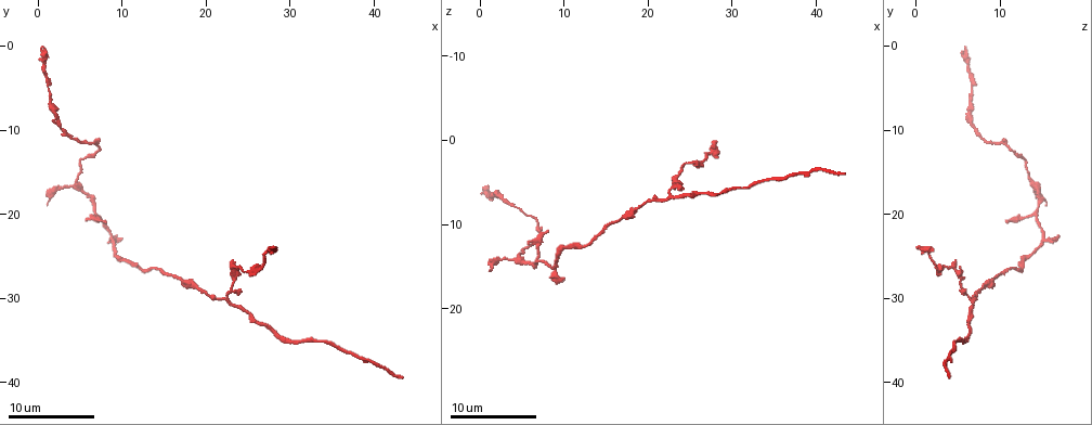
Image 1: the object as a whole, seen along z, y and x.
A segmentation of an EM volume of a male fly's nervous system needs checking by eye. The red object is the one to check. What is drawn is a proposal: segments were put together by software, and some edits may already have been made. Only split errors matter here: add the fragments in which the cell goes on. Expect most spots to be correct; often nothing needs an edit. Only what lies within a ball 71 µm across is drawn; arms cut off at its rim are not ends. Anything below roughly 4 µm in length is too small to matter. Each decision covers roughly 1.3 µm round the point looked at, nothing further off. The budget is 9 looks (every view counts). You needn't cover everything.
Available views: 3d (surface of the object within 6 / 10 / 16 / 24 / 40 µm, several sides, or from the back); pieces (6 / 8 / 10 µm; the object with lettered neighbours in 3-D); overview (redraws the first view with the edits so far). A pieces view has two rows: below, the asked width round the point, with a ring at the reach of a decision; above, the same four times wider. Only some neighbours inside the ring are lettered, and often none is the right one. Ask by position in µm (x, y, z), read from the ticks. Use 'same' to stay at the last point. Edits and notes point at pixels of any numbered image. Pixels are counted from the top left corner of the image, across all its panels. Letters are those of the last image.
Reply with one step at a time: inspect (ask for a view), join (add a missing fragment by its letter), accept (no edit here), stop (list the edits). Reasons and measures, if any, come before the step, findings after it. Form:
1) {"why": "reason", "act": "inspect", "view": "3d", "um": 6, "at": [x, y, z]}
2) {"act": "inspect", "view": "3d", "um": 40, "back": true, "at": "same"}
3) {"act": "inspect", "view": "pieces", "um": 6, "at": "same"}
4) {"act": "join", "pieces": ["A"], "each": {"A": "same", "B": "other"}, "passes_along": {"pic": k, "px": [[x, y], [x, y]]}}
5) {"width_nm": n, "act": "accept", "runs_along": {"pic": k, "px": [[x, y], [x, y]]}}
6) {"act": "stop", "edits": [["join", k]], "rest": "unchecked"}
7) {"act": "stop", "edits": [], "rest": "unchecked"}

{"why": "thin end", "act": "inspect", "view": "pieces", "um": 6, "at": [1.0, 18.6, 15.4]}

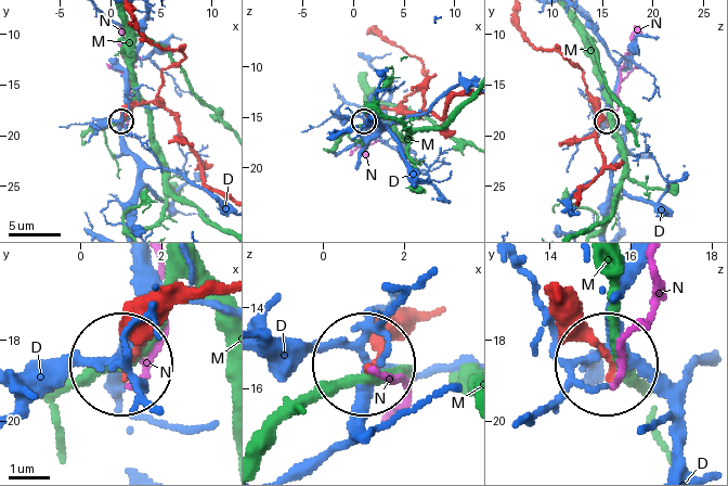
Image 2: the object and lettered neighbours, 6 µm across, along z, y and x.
{"act": "accept", "each": {"D": "other", "M": "other", "N": "other"}, "found": "no lettered fragment goes on from it"}

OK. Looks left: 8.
{"why": "branch stops here", "act": "inspect", "view": "3d", "um": 6, "at": [9.2, 23.0, 16.6]}

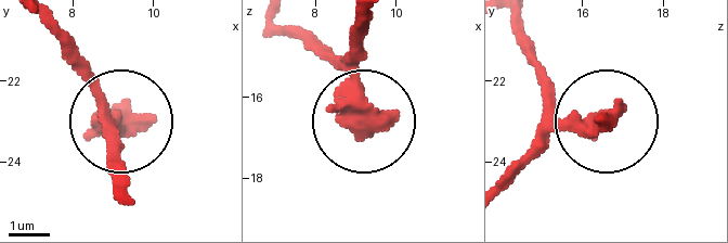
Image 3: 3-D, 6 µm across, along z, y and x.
{"act": "inspect", "view": "pieces", "um": 10, "at": [9.15, 22.70, 16.95]}

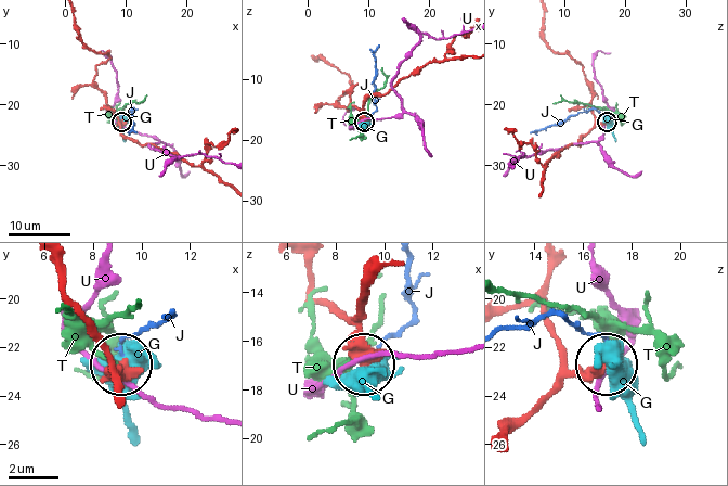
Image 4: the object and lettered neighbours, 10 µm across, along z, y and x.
{"act": "accept", "each": {"G": "other", "J": "other", "T": "other", "U": "other"}, "runs_along": {"pic": 4, "px": [[376, 276], [362, 312], [362, 360]]}, "found": "none of them fits"}

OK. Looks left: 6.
{"why": "branch stops here", "act": "inspect", "view": "3d", "um": 10, "at": [8.2, 21.0, 11.0]}

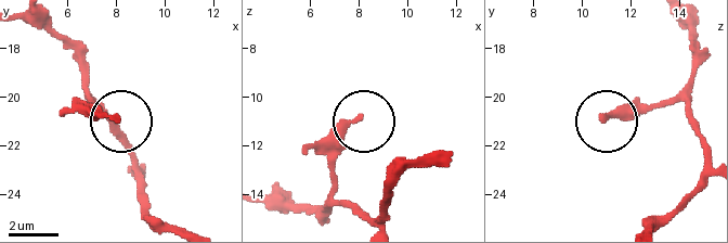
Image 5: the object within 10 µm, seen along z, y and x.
{"why": "see the neighbours", "act": "inspect", "view": "pieces", "um": 6, "at": [8.0, 20.8, 11.0]}

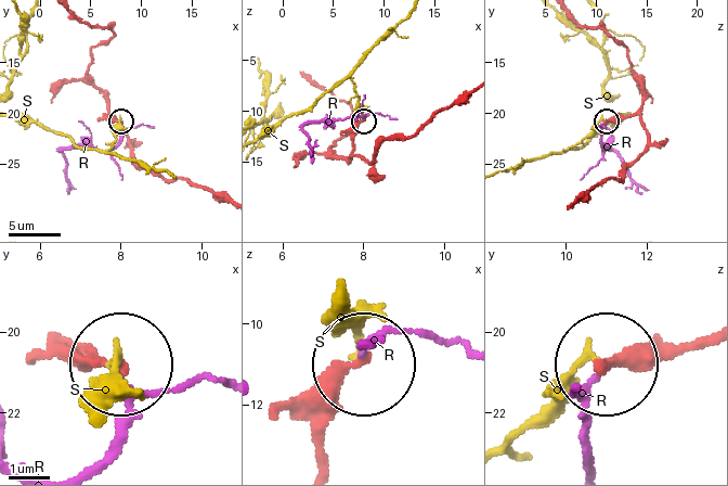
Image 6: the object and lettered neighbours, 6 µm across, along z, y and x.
{"width_nm": 210, "act": "accept", "each": {"R": "other", "S": "other"}, "runs_along": {"pic": 6, "px": [[402, 137], [385, 139], [369, 163], [354, 150], [363, 122]]}, "found": "none of them fits"}

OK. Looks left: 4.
{"why": "an open end", "act": "inspect", "view": "3d", "um": 10, "at": [0.6, 0.2, 5.8]}

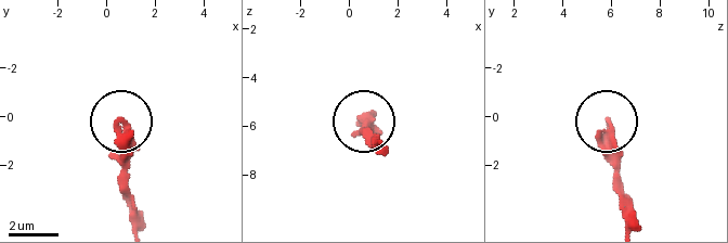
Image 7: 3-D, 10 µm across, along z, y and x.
{"act": "inspect", "view": "pieces", "um": 6, "at": [0.5, 0.3, 6.0]}

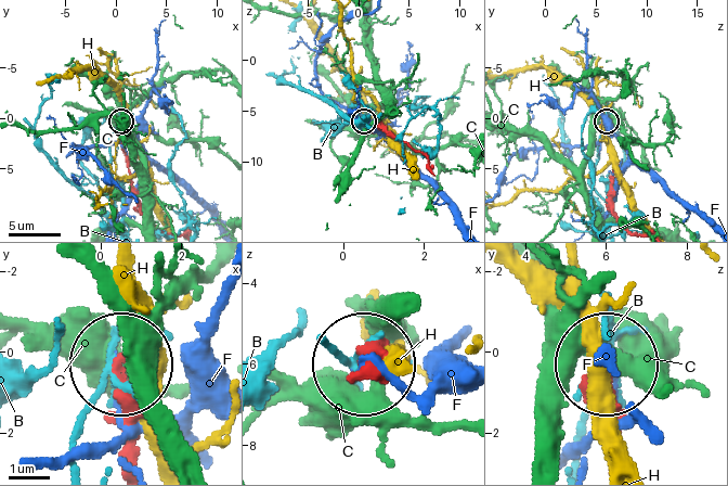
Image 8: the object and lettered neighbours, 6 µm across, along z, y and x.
{"act": "accept", "each": {"B": "other", "C": "other", "F": "other", "H": "other"}, "runs_along": {"pic": 8, "px": [[137, 461], [137, 419], [119, 371]]}, "found": "no lettered fragment goes on from it"}

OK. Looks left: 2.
{"act": "stop", "edits": [], "rest": "unchecked"}

